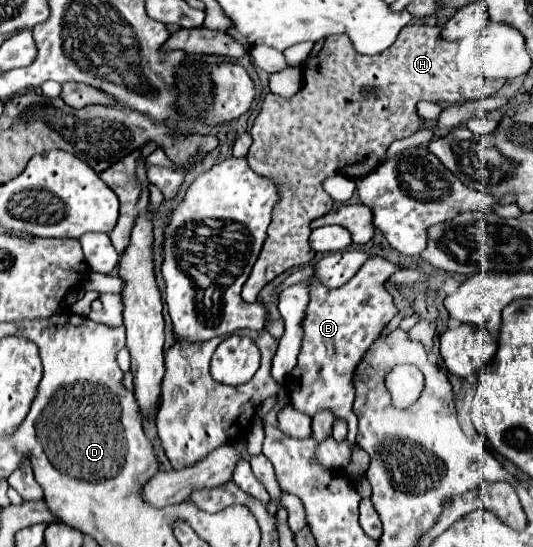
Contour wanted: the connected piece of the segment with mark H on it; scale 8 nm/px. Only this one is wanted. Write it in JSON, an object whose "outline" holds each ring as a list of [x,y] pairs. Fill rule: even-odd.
{"outline":[[[407,24],[395,44],[385,52],[373,56],[361,56],[355,52],[353,42],[345,34],[329,36],[321,54],[305,68],[305,84],[293,98],[279,98],[277,94],[267,94],[263,108],[251,128],[253,146],[247,154],[249,166],[265,178],[271,178],[279,186],[279,202],[273,208],[273,222],[269,226],[269,236],[263,244],[259,260],[253,266],[249,280],[243,286],[241,298],[245,302],[255,302],[257,294],[267,286],[273,278],[287,272],[289,268],[309,264],[315,258],[315,250],[309,246],[311,222],[319,216],[325,216],[333,208],[333,198],[325,192],[321,182],[327,176],[343,174],[349,178],[361,178],[375,170],[389,148],[391,142],[407,138],[415,134],[423,120],[417,116],[415,106],[421,100],[429,102],[447,102],[447,104],[463,104],[469,100],[483,100],[499,92],[507,80],[489,80],[483,78],[483,84],[463,82],[465,76],[455,72],[453,58],[457,52],[457,42],[441,40],[441,26],[425,26],[425,24]],[[375,86],[375,96],[365,96],[363,88]]]}

